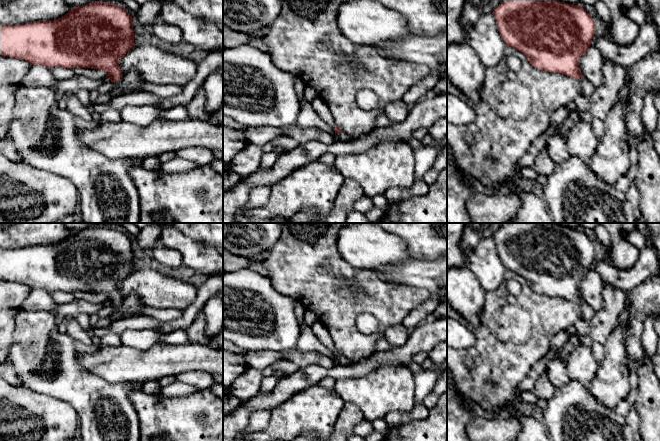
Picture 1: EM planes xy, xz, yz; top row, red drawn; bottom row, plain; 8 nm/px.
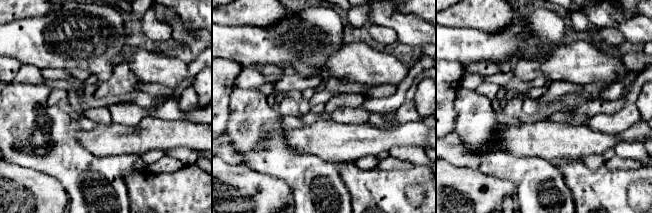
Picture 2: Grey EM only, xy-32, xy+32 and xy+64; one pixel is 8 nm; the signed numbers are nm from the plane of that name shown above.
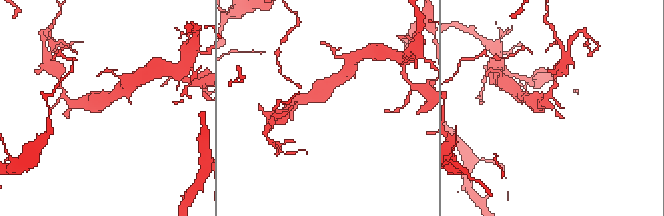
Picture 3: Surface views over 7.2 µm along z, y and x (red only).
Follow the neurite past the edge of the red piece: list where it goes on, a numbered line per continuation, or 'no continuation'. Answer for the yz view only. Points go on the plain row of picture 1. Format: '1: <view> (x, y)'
1: yz (587, 312)

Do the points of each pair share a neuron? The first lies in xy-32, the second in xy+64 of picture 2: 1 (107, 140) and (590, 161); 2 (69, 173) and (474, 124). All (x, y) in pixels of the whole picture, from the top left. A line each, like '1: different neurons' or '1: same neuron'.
1: different neurons
2: same neuron

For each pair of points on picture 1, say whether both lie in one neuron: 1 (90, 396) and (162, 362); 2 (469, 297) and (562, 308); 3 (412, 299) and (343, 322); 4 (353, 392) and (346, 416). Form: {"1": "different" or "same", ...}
{"1": "different", "2": "different", "3": "same", "4": "different"}

